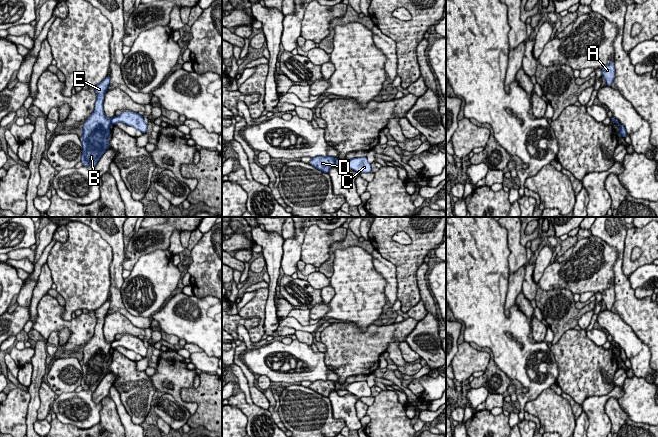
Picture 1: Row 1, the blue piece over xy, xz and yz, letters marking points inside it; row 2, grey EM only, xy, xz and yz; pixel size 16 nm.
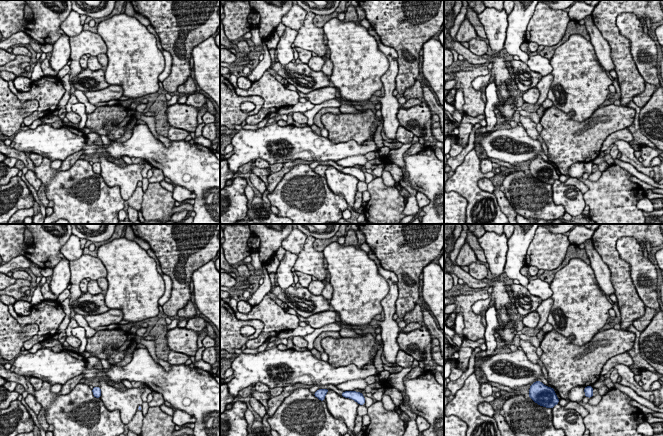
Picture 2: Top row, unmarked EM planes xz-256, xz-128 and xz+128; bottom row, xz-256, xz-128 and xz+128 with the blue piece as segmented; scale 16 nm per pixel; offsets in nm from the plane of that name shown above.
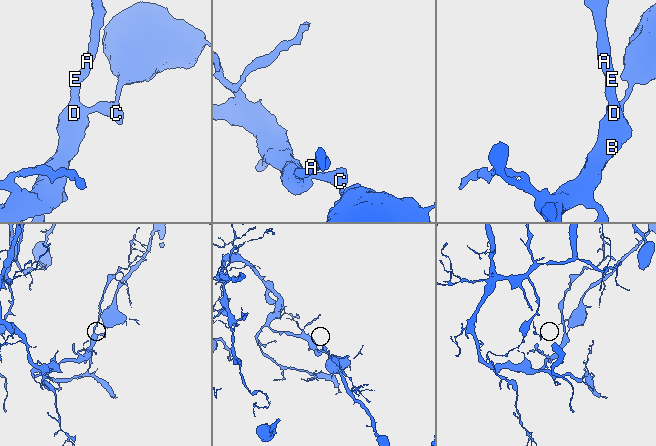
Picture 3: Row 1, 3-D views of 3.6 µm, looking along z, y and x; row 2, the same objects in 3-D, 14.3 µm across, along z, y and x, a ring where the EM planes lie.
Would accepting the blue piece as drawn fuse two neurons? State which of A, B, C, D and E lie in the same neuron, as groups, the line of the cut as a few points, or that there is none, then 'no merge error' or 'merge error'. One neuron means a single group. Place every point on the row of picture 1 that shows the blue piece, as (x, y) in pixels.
A B D E / C | xy (110, 119), (111, 122) | merge error

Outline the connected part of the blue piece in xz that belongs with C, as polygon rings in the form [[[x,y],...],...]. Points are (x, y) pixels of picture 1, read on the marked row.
[[[367,157],[349,159],[345,166],[358,173],[369,173],[372,171],[371,164],[368,162]]]

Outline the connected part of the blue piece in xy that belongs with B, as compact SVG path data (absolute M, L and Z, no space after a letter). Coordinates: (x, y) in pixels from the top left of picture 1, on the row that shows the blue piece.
M109 74L106 78L95 86L97 99L95 108L91 116L82 126L81 142L83 146L81 162L83 166L95 167L109 148L109 136L111 119L107 118L104 114L103 102L104 95L110 83Z

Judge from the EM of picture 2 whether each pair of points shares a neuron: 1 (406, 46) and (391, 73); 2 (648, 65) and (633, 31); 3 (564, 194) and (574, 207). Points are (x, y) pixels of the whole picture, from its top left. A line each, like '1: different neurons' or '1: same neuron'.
1: different neurons
2: same neuron
3: same neuron

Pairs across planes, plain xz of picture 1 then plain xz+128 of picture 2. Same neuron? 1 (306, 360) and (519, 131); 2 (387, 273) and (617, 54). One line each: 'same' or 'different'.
1: same
2: different

